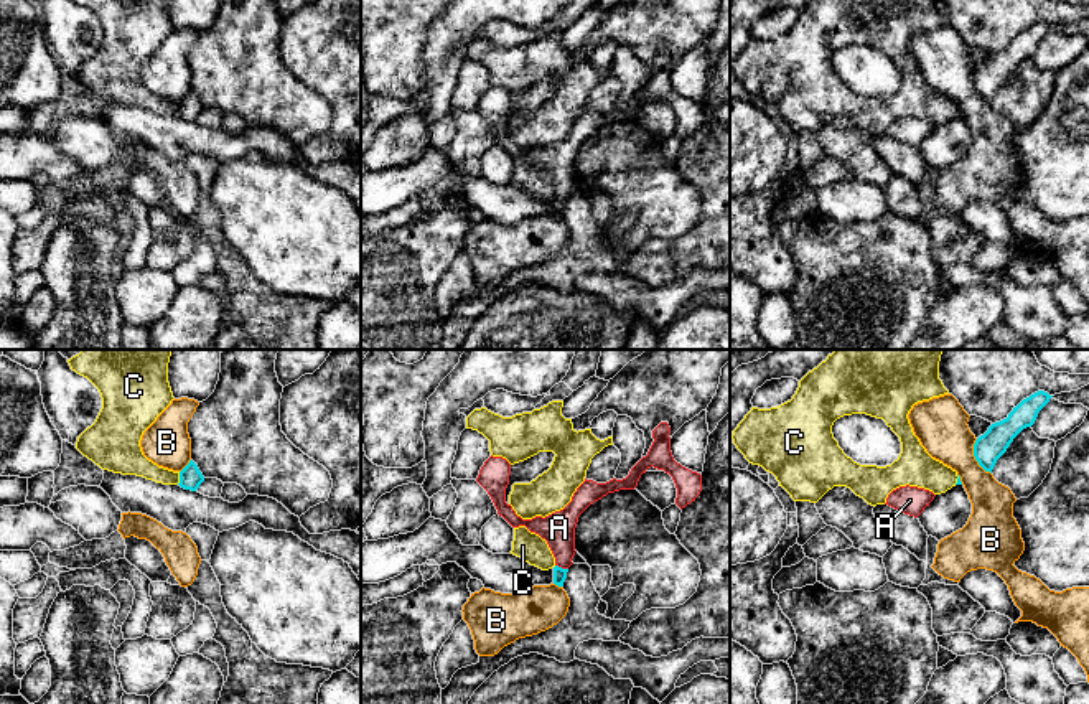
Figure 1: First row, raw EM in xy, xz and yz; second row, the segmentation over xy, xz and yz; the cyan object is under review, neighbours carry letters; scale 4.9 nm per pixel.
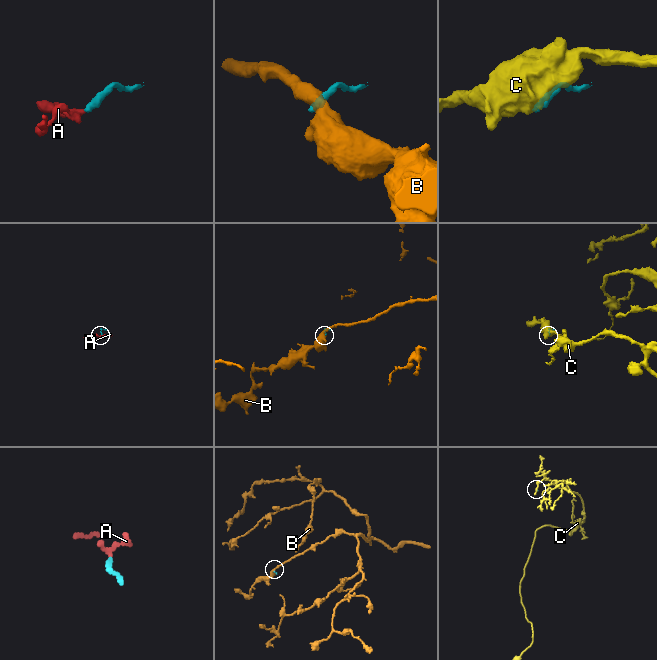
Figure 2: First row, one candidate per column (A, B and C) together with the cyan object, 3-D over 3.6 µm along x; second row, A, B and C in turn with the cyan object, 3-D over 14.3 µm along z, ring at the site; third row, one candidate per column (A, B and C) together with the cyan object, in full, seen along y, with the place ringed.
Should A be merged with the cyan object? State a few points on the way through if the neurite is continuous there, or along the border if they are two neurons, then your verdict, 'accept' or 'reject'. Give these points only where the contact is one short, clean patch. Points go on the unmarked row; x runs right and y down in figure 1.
runs through xz (559, 205), (560, 198), (559, 159); accept

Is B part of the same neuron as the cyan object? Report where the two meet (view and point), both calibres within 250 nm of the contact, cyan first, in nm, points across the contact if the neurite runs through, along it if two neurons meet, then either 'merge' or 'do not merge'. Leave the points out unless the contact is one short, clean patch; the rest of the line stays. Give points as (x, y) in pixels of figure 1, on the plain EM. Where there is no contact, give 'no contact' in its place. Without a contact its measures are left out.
yz (974, 86) | 140/260 nm | along yz (976, 70), (974, 89), (990, 104) | do not merge

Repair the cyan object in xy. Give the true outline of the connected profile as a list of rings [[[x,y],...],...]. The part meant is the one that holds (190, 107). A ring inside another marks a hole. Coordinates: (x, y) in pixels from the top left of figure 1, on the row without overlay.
[[[189,91],[189,94],[180,102],[178,115],[185,120],[196,122],[203,112],[204,107],[199,102],[198,96],[193,91]]]

